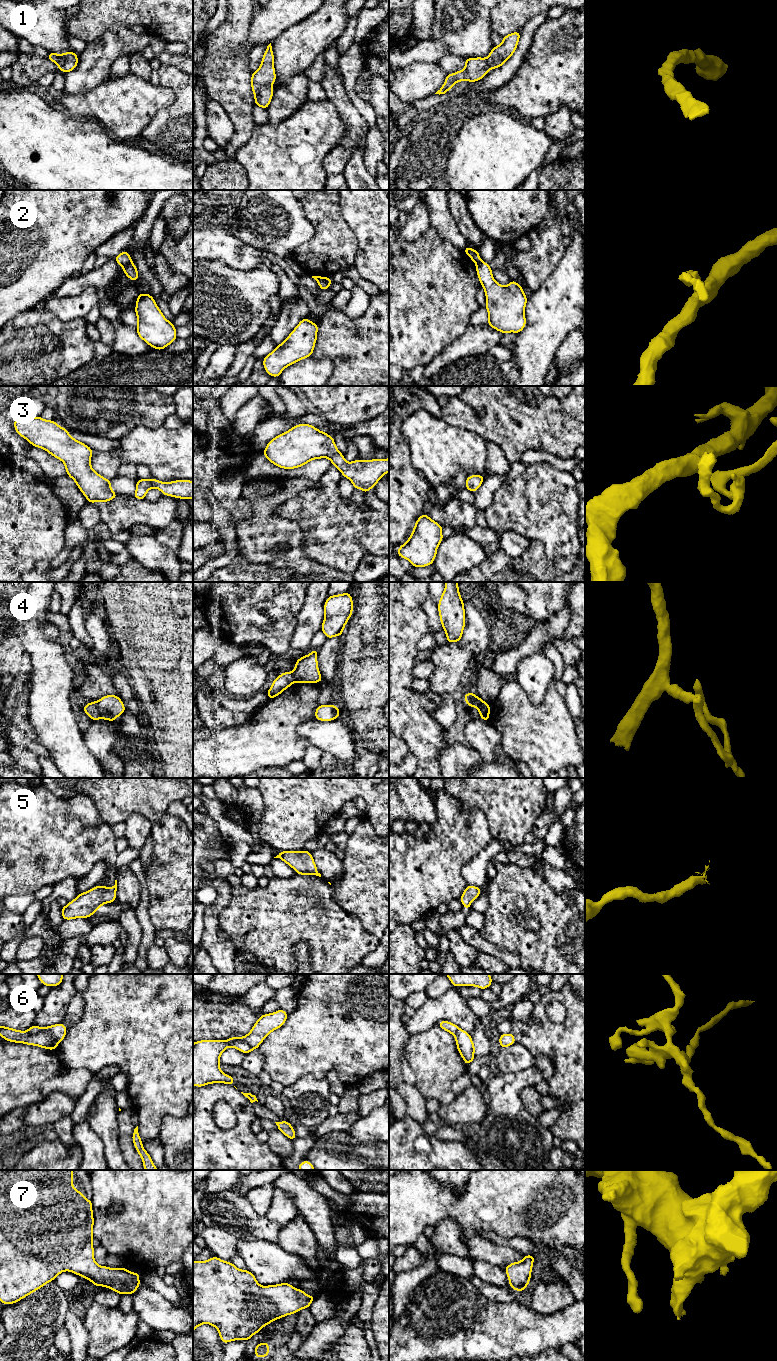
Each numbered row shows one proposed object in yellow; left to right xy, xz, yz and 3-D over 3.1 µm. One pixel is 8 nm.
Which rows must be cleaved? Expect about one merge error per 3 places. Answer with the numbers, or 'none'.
2, 4, 6

